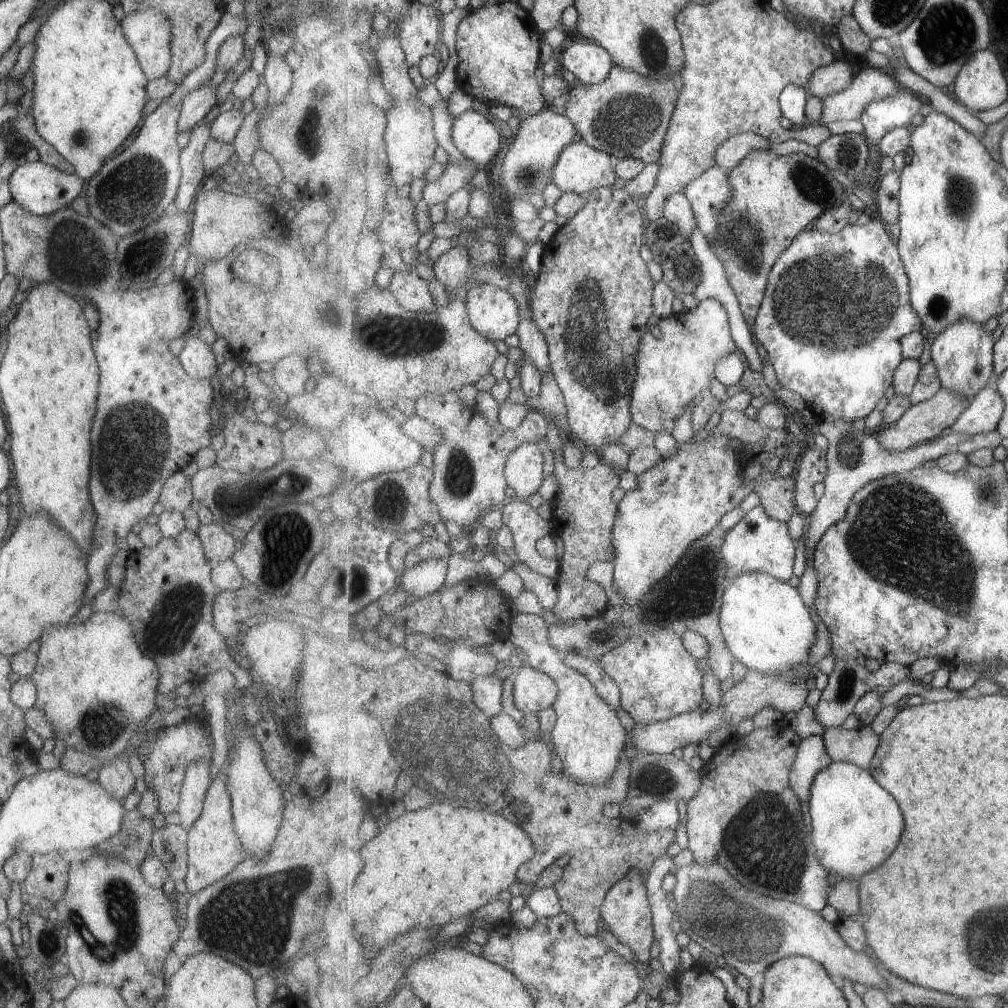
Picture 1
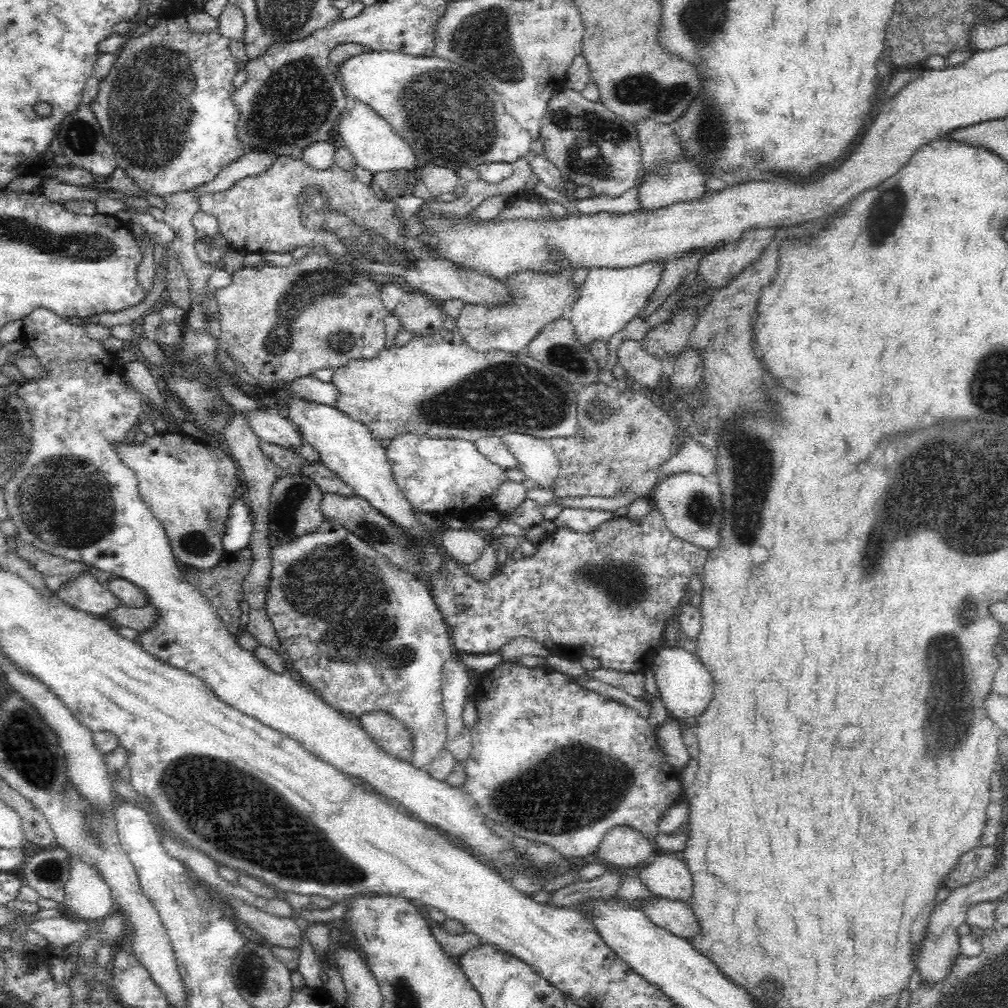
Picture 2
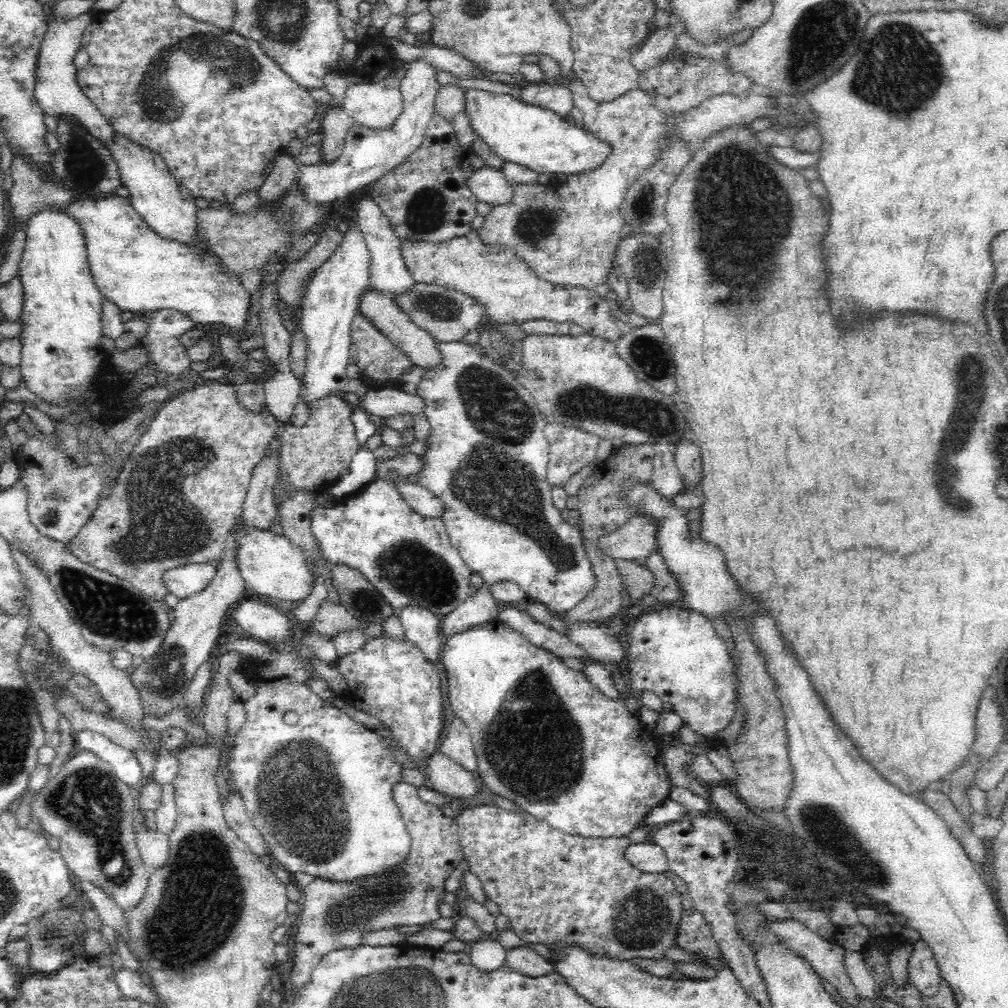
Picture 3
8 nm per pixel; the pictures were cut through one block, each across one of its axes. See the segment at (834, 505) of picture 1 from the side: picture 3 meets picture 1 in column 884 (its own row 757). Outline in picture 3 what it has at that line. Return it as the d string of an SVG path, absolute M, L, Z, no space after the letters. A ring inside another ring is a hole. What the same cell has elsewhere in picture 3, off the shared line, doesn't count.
M458 715L446 725L448 728L439 741L438 752L457 762L464 770L474 772L478 768L478 759L469 728Z

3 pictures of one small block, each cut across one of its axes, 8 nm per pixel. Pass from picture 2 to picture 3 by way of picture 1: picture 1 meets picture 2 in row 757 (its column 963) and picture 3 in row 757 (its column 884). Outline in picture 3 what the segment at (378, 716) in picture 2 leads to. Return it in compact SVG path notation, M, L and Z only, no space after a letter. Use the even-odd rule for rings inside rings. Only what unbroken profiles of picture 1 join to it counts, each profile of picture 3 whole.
M439 752L424 761L422 770L427 776L428 786L440 794L452 798L470 798L480 790L474 774Z

